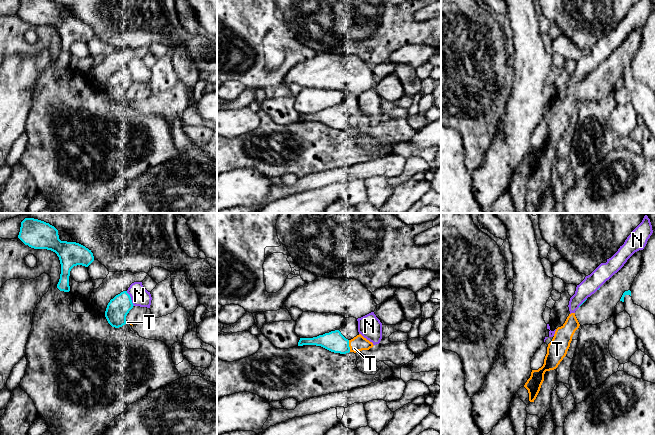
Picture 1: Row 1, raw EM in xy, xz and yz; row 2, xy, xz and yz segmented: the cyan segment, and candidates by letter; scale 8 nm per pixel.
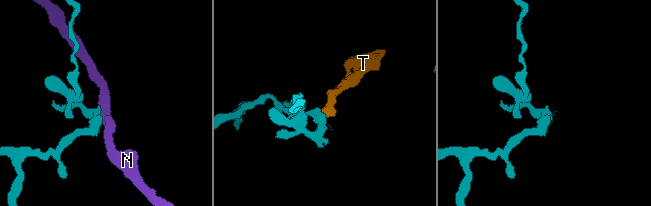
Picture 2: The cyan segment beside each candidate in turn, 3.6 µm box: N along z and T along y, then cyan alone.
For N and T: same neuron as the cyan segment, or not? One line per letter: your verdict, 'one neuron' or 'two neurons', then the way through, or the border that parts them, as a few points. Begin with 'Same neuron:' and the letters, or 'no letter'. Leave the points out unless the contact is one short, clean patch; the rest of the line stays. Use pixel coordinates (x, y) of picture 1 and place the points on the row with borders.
Same neuron: no letter
N: two neurons
T: two neurons

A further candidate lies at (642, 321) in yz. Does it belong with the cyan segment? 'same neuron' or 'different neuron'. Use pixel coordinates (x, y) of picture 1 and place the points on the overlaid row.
same neuron

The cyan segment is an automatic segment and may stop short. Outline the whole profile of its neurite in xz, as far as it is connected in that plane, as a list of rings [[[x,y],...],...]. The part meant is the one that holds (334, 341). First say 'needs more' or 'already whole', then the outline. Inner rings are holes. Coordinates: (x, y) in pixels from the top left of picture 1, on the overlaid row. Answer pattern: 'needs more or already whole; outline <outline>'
already whole; outline [[[339,330],[331,331],[313,338],[300,338],[298,346],[316,345],[331,352],[346,354],[350,352],[349,340]]]

